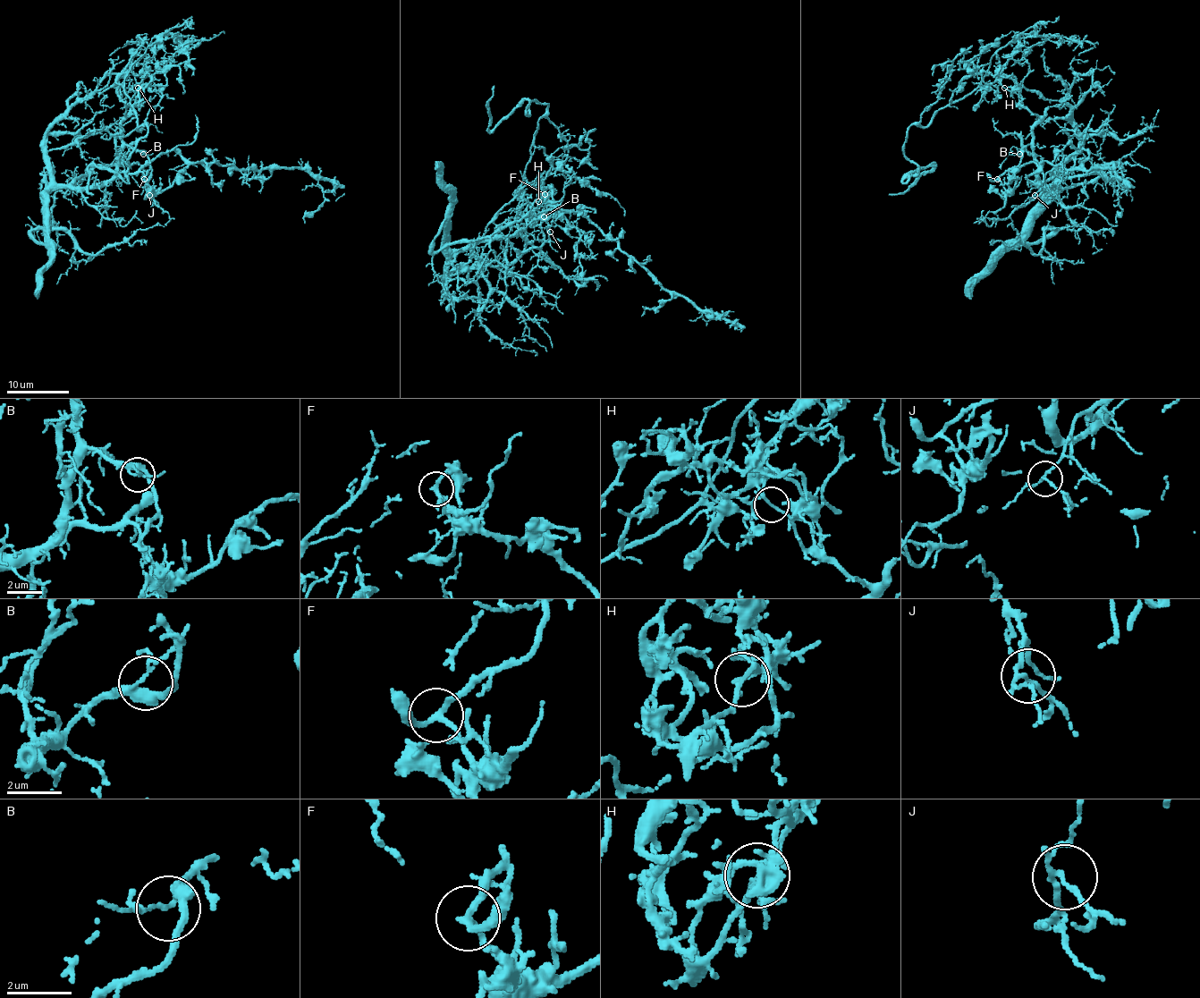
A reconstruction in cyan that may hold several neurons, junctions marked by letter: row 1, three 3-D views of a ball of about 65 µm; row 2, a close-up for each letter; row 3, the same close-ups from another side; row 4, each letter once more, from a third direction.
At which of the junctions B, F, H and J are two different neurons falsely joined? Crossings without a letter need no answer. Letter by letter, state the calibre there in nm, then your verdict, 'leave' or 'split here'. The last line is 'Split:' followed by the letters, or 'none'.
B: 170 nm thick; leave
F: 200 nm thick; split here
H: 120 nm thick; split here
J: 130 nm thick; leave
Split: F, H

